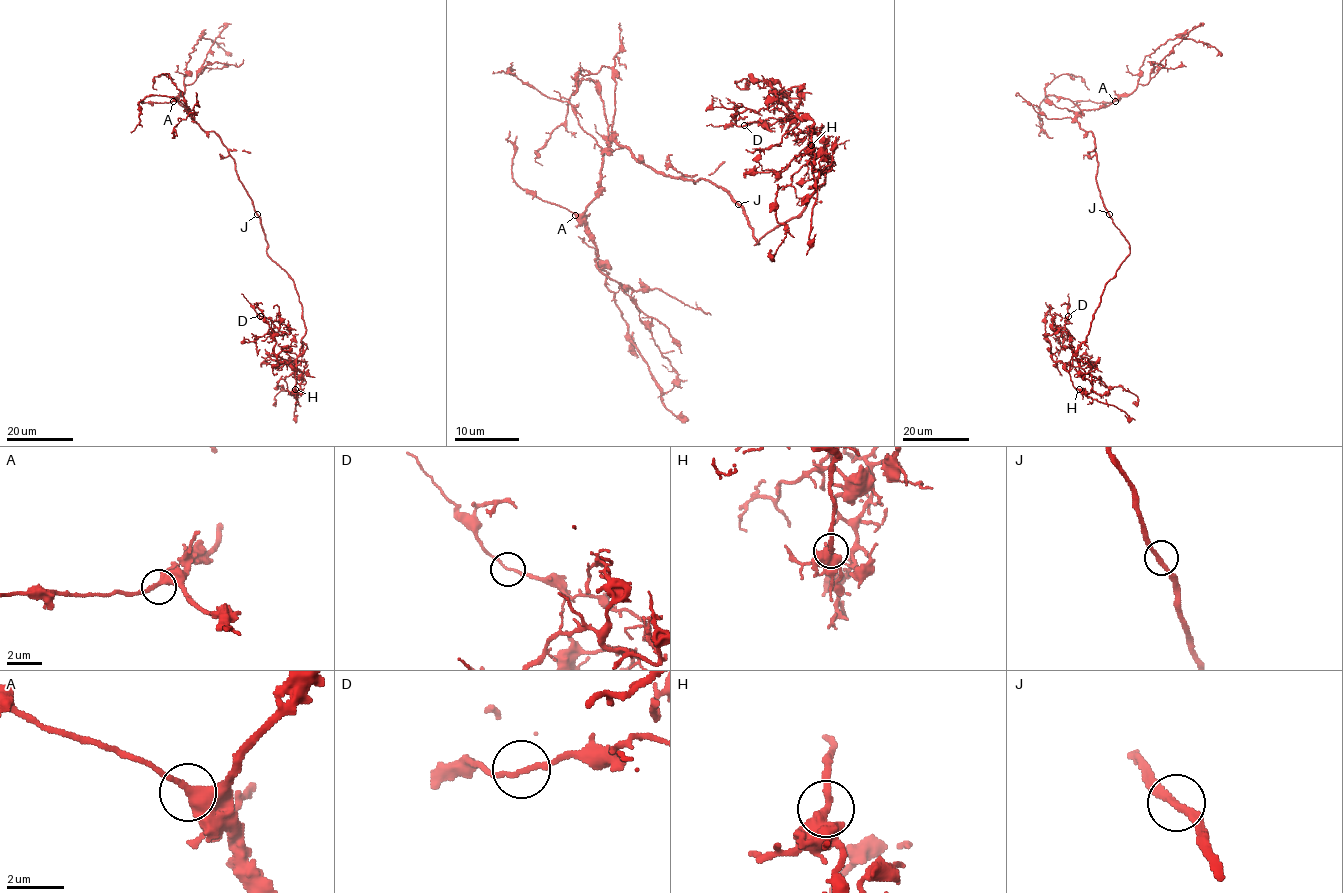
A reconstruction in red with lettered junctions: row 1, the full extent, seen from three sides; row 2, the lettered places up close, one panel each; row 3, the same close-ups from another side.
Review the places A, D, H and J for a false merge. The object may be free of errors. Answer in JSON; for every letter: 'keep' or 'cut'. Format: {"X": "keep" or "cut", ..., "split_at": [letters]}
{"A": "keep", "D": "keep", "H": "keep", "J": "keep", "split_at": []}

